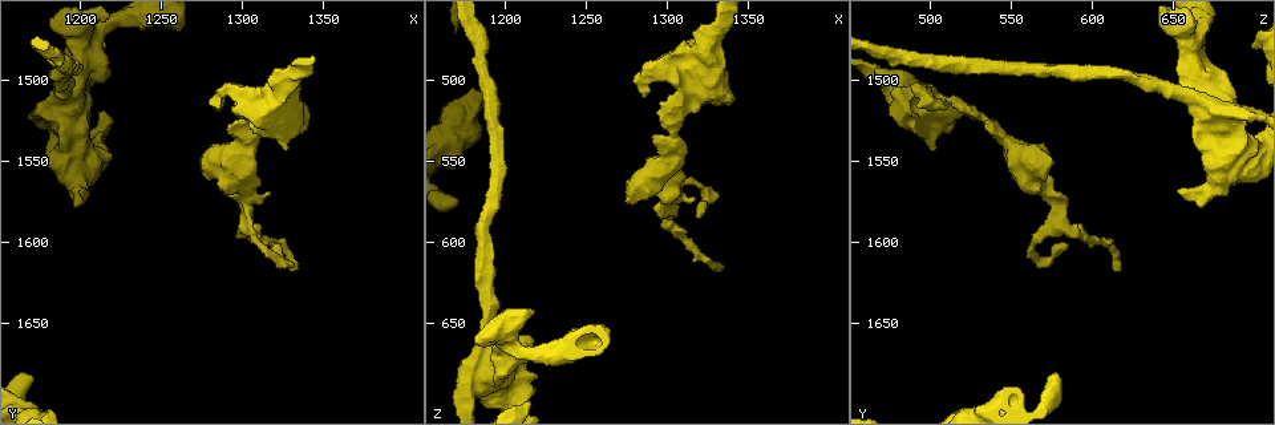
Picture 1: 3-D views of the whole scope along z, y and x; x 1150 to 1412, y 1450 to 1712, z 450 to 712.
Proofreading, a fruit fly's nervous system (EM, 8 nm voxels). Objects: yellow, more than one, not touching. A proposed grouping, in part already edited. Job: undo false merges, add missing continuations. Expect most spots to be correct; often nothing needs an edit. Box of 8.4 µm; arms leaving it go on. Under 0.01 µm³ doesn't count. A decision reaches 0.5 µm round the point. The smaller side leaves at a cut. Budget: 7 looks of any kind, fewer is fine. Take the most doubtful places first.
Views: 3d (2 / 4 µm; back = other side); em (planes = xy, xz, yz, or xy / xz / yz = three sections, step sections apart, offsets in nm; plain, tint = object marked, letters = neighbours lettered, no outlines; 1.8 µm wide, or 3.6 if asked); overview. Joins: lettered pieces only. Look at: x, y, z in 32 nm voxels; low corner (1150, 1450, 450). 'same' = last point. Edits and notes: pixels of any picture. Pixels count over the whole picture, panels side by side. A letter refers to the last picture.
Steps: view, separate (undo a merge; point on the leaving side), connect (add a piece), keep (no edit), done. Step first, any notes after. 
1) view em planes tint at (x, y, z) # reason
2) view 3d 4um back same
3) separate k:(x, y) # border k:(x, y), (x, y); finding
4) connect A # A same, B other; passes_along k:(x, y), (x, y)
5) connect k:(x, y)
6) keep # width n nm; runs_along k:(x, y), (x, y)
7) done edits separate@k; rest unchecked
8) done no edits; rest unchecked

view em planes tint at (1170, 1684, 574) # an open end

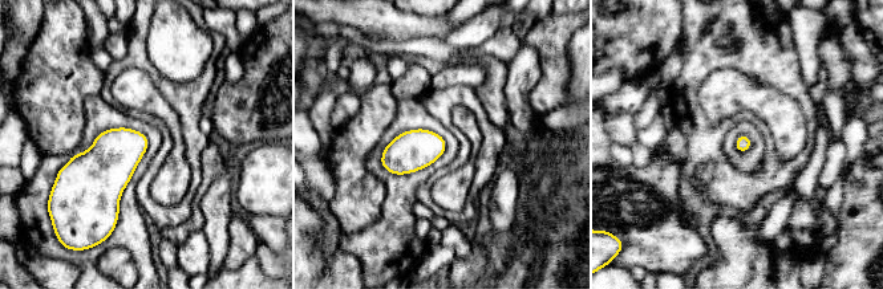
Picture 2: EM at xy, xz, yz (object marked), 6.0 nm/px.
view em planes letters same

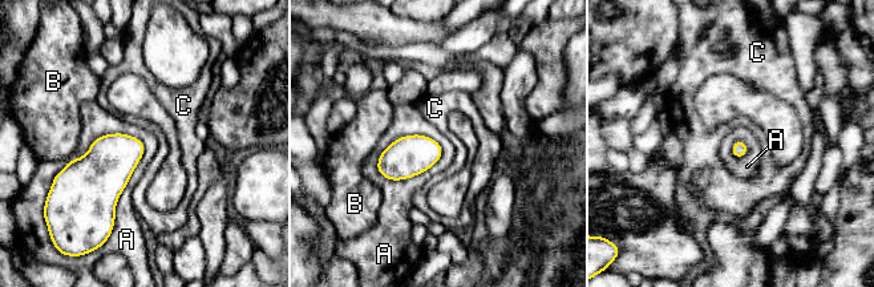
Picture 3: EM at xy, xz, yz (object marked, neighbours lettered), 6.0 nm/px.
keep # A other, B other, C other; border 3:(121, 132), (144, 154), (110, 235); no lettered piece goes on from it

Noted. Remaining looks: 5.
view 3d 4um at (1194, 1512, 662) # calibre changes

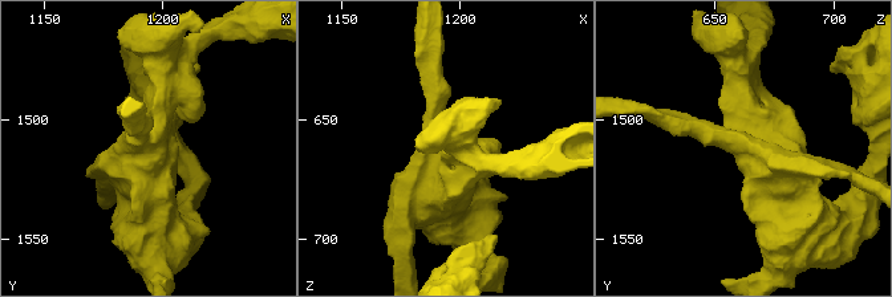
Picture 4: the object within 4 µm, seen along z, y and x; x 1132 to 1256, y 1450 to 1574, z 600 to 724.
view em 3.6um planes tint at (1194, 1512, 662) # need the tissue

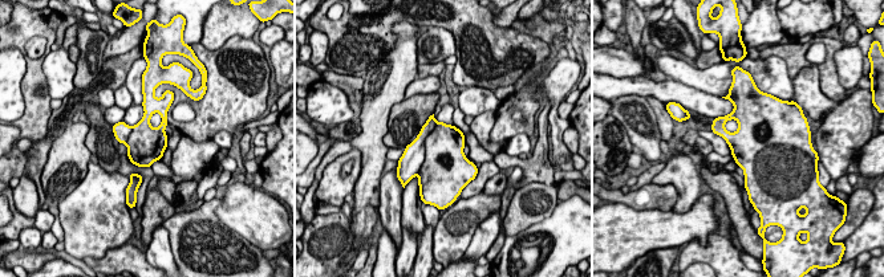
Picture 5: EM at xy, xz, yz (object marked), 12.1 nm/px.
view em 3.6um planes letters same

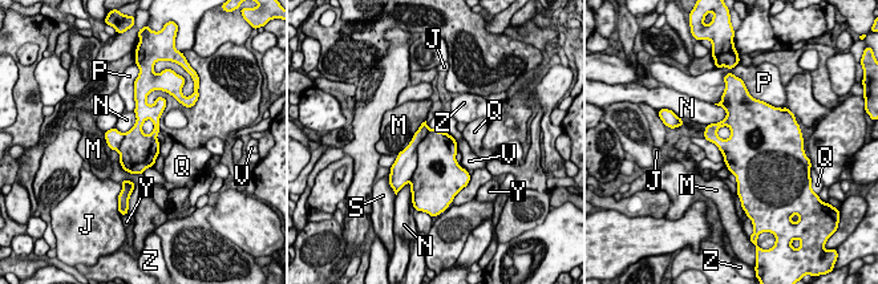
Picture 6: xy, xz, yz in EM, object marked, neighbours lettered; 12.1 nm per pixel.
separate 6:(405, 163) # width 460 nm; J other, M other, N other, P other, Q other, S other, V other, Y other, Z other; a second neuron is stuck on

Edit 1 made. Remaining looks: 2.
done edits separate@6; rest unchecked

